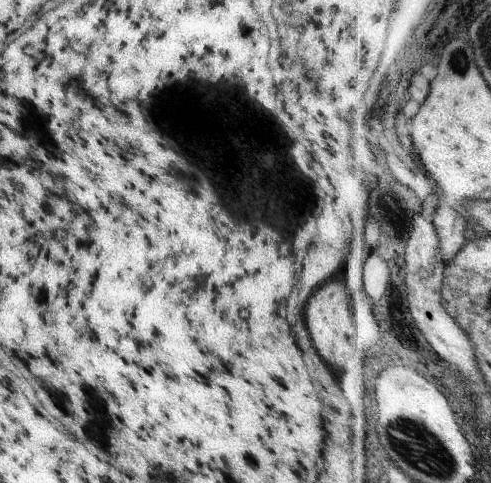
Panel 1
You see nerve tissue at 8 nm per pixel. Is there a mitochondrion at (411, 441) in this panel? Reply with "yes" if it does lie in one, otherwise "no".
yes

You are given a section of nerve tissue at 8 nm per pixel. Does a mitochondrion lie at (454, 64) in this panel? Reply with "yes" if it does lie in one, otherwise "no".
yes

